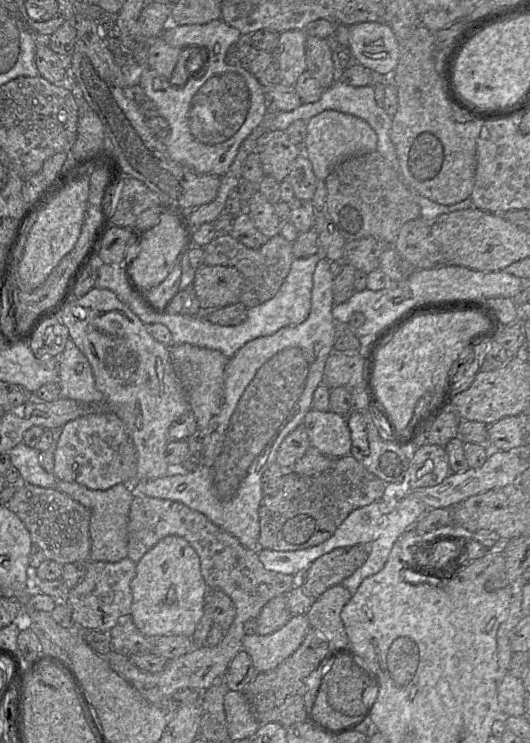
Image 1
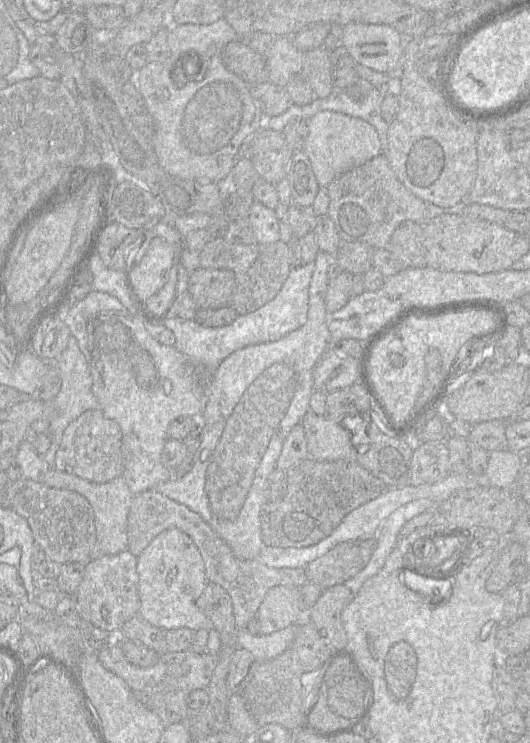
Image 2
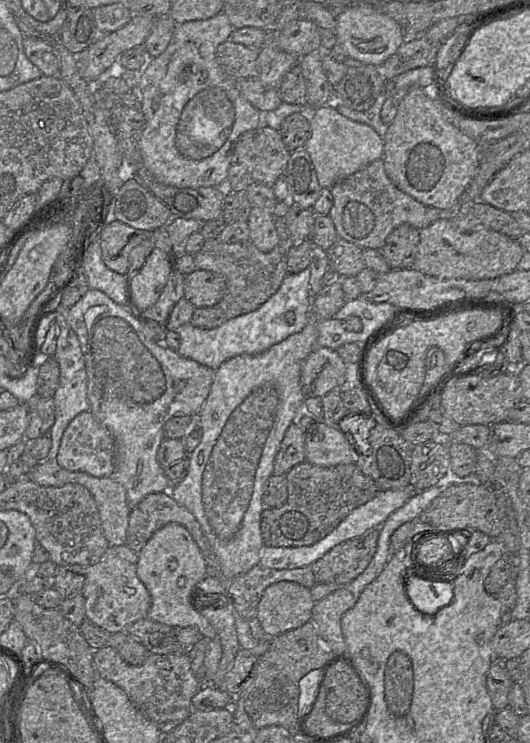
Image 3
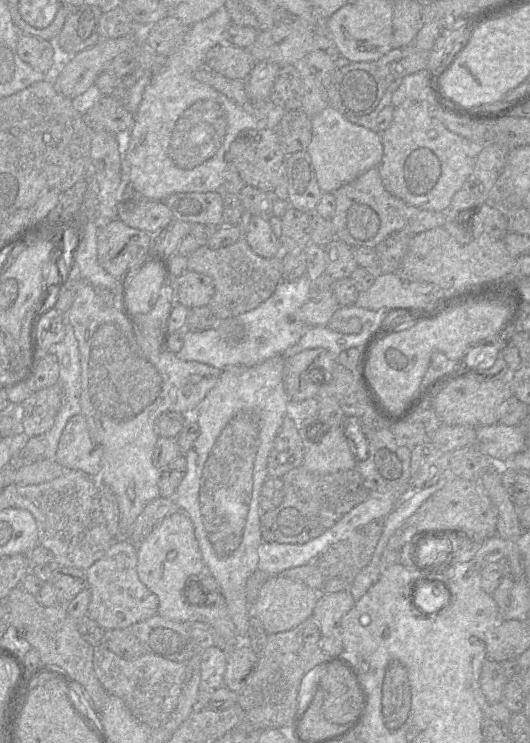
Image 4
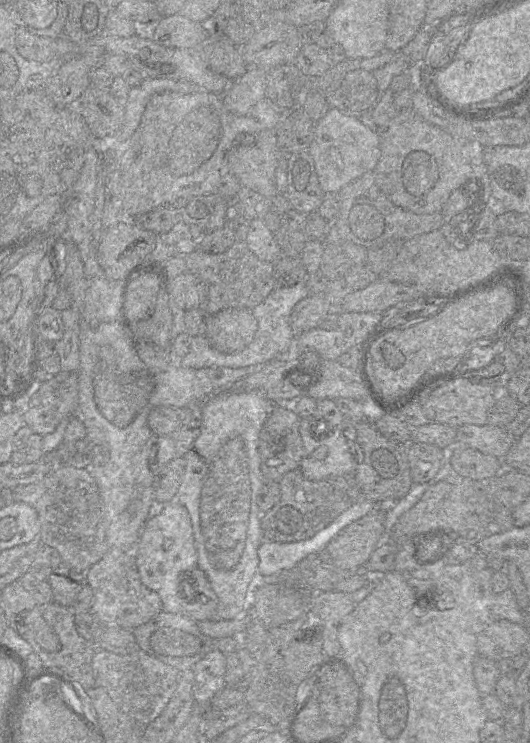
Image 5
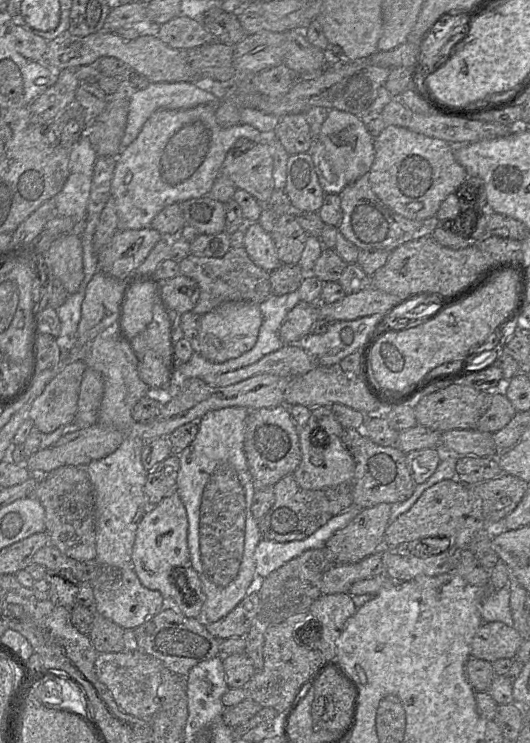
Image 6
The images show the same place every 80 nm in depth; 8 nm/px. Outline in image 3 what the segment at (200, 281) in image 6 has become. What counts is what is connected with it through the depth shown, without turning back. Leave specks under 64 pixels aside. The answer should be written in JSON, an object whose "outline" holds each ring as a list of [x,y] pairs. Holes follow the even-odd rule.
{"outline":[[[218,238],[205,239],[201,249],[194,254],[196,269],[221,274],[226,281],[226,291],[221,301],[212,307],[221,309],[228,319],[256,310],[280,287],[287,275],[286,249],[280,243],[271,251],[260,251],[250,240],[224,243]]]}

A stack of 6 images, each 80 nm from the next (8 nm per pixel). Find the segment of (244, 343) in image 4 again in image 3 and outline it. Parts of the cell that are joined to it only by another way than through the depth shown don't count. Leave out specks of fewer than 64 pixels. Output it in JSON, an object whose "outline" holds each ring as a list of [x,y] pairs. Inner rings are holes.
{"outline":[[[308,266],[298,273],[287,273],[278,290],[250,313],[228,319],[213,329],[197,328],[190,323],[178,327],[174,330],[180,336],[177,352],[184,358],[216,371],[223,362],[234,356],[262,353],[290,335],[300,332],[308,322],[311,300]]]}

